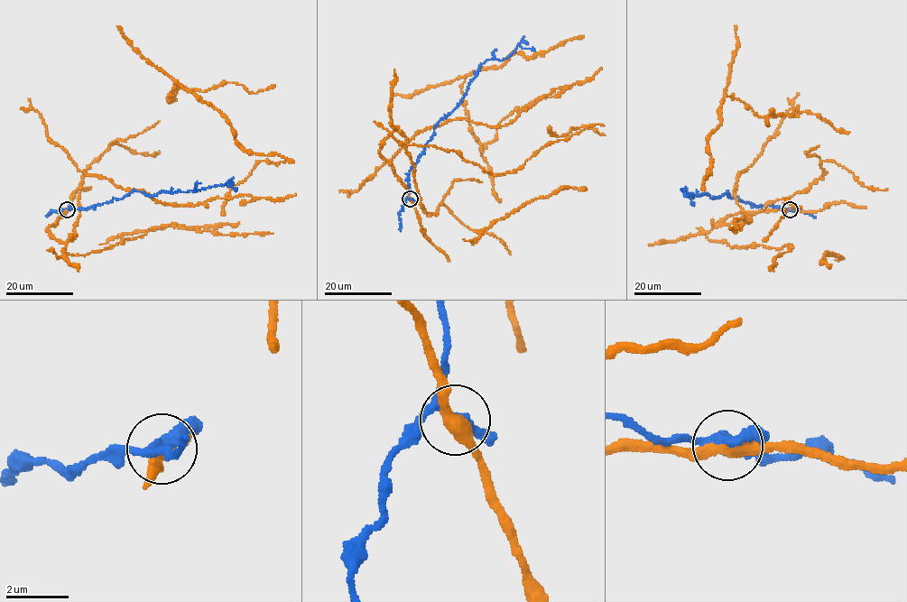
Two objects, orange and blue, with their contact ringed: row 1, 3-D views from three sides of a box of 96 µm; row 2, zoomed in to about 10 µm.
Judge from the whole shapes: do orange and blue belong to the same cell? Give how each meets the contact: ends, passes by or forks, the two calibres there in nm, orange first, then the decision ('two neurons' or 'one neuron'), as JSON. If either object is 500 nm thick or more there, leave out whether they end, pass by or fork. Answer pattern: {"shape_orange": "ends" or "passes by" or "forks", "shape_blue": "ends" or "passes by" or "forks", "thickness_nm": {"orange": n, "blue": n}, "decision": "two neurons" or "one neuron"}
{"shape_orange": "passes by", "shape_blue": "forks", "thickness_nm": {"orange": 440, "blue": 240}, "decision": "two neurons"}

